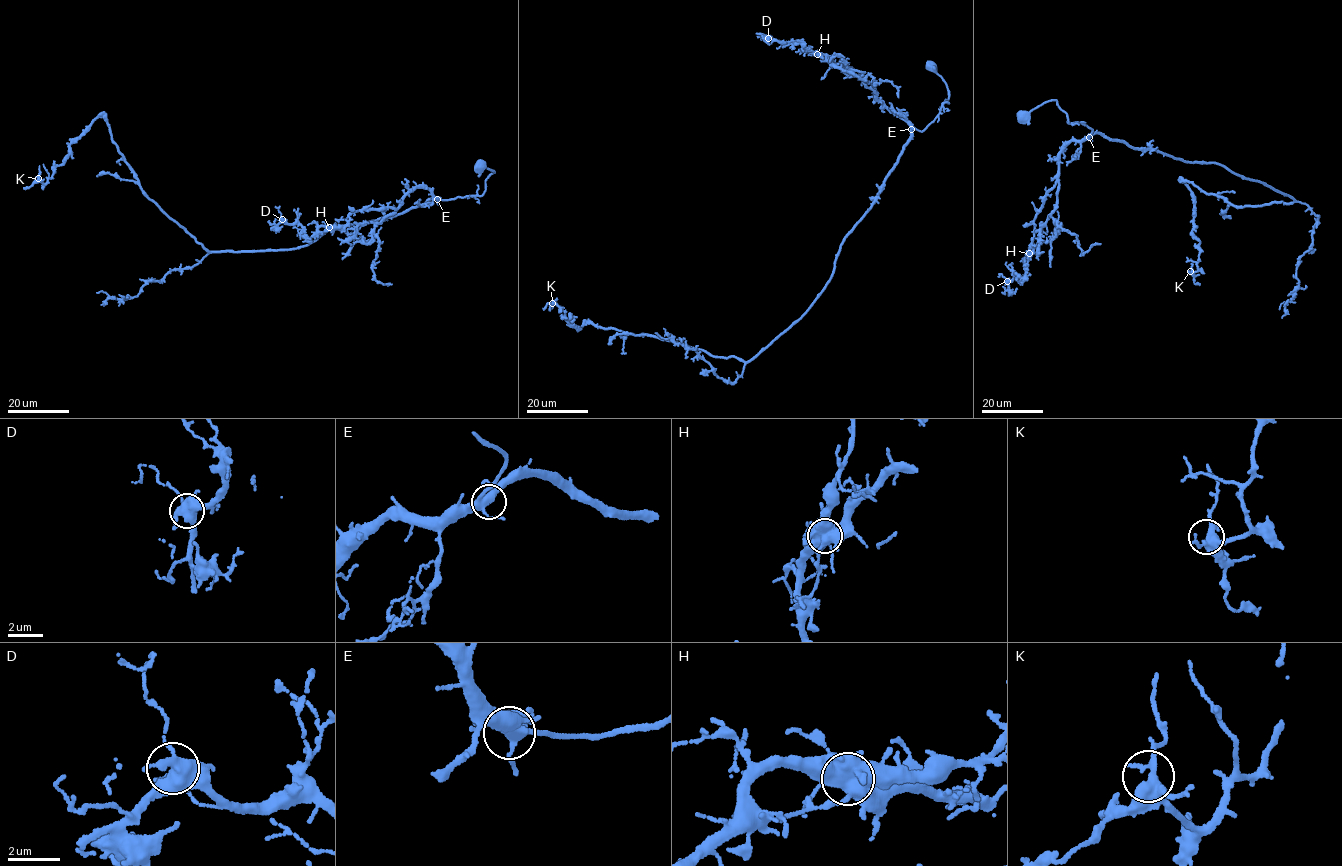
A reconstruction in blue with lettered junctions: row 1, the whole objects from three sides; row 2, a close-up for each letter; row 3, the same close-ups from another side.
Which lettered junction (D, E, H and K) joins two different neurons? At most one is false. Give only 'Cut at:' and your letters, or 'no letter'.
Cut at: H

